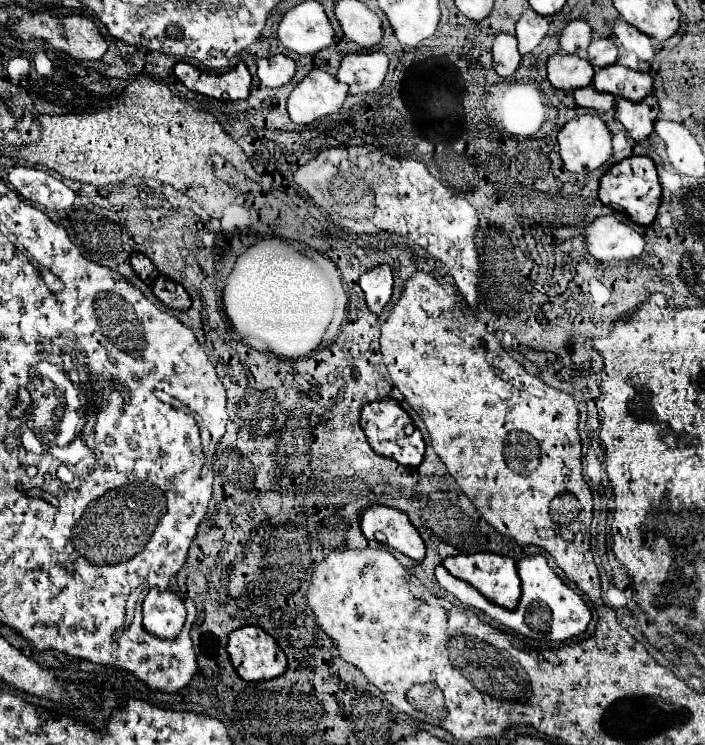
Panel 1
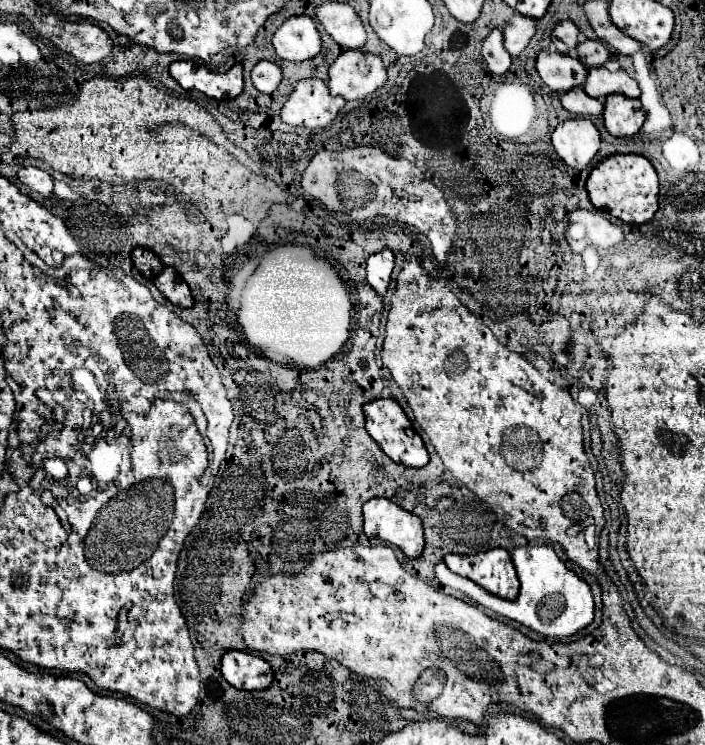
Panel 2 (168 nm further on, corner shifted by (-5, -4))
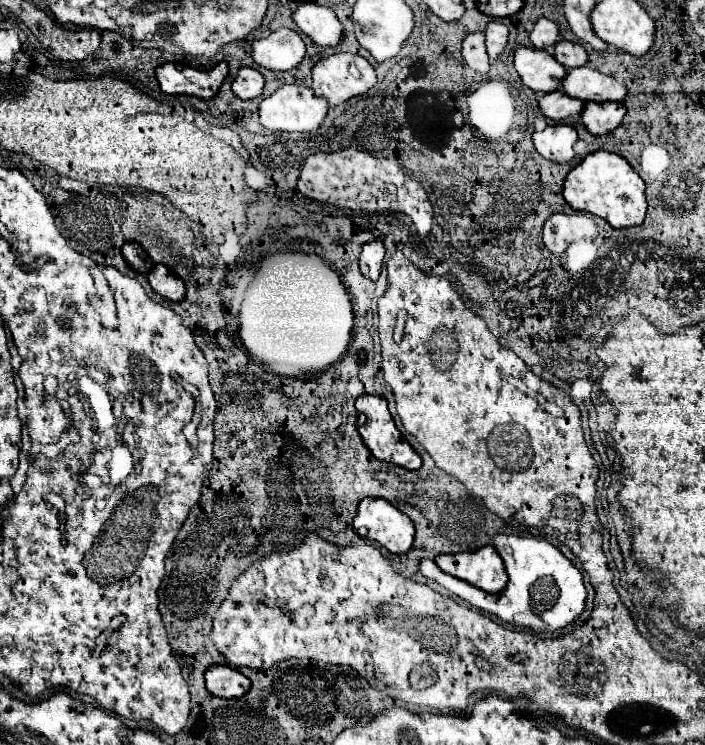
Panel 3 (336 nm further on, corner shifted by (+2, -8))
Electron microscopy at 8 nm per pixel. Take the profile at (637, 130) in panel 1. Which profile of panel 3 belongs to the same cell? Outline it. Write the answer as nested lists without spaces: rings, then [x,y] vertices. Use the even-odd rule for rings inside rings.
[[[587,103],[581,121],[593,135],[607,135],[621,125],[625,113],[625,103]]]

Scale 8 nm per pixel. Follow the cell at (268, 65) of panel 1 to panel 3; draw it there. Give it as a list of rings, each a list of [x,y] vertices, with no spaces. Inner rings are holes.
[[[241,67],[233,85],[231,85],[231,89],[241,99],[255,99],[263,93],[263,83],[265,83],[265,79],[257,69]]]

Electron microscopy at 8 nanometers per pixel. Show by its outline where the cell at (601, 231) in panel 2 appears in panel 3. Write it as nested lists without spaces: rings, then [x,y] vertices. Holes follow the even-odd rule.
[[[557,213],[551,215],[543,225],[543,243],[555,255],[561,255],[569,247],[569,243],[577,239],[595,239],[597,235],[599,229],[595,221],[583,213]]]

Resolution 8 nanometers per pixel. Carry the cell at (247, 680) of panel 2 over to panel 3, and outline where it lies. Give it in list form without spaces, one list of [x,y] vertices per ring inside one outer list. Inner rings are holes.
[[[229,665],[209,667],[205,673],[205,681],[207,681],[207,689],[215,697],[227,697],[227,699],[243,697],[251,687],[251,681],[241,671]]]

